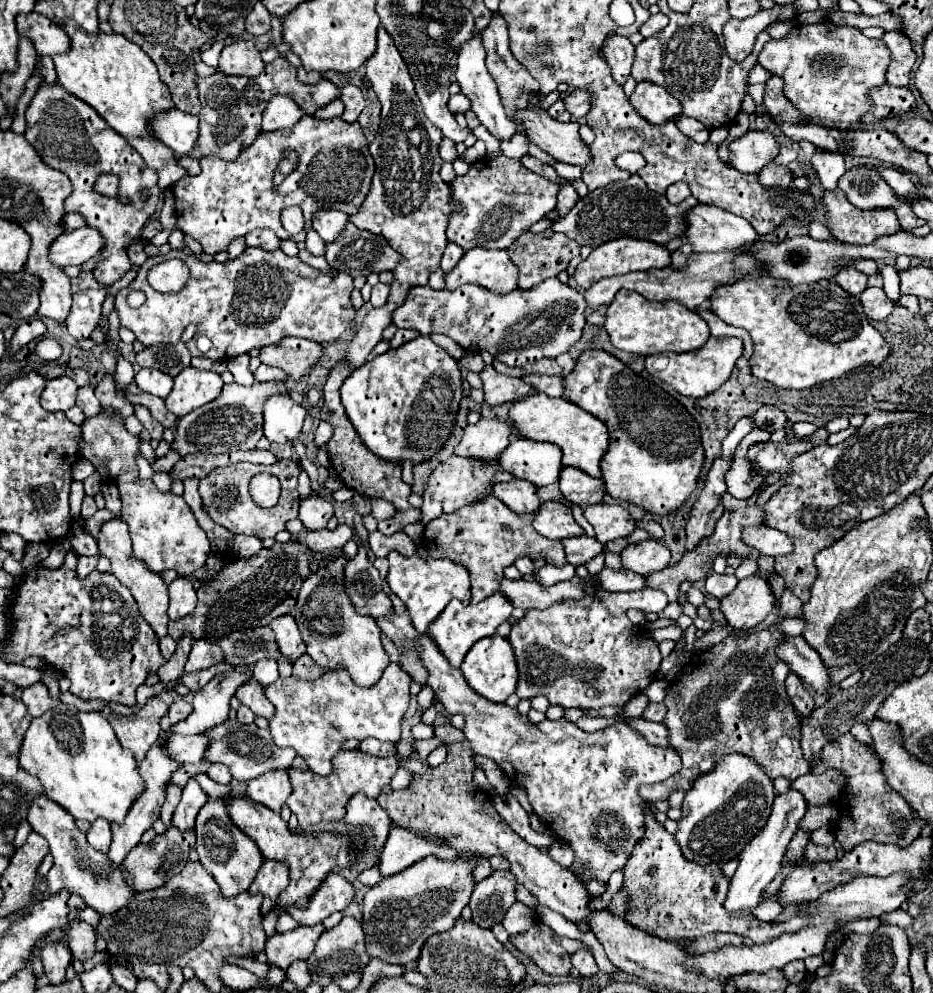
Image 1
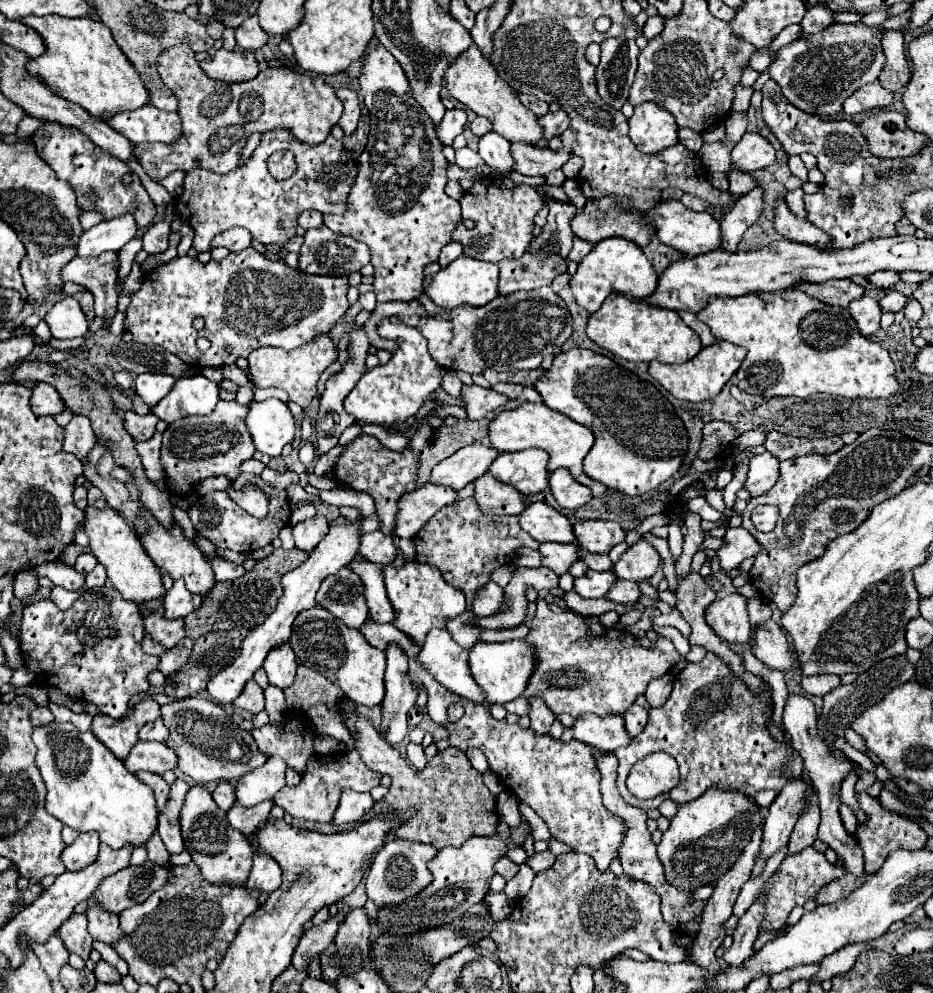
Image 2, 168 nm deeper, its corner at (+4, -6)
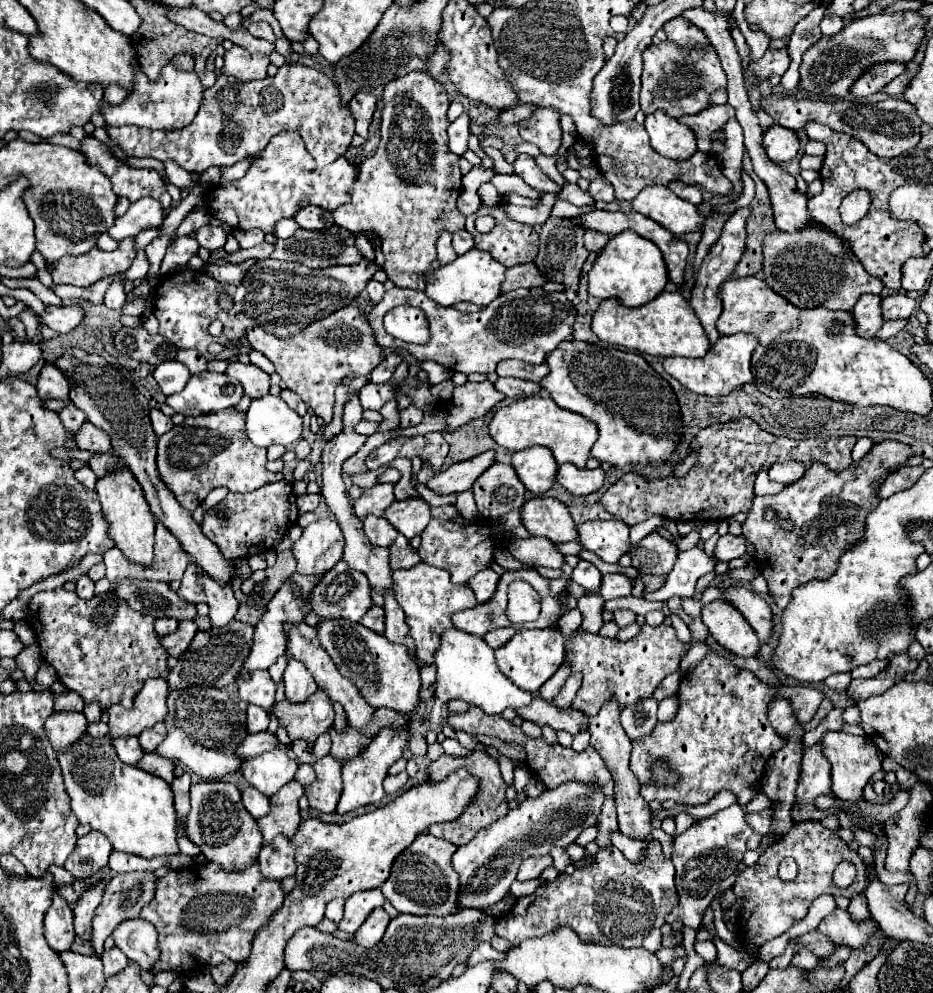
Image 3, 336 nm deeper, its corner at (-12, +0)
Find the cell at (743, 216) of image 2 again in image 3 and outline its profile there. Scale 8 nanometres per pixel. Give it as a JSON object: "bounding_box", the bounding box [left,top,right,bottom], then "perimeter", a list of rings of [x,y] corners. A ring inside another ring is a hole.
{"bounding_box":[690,206,752,344],"perimeter":[[[748,206],[746,208],[740,208],[736,210],[724,224],[722,228],[722,234],[720,238],[716,240],[716,244],[710,248],[710,254],[706,256],[704,264],[700,266],[700,274],[698,274],[698,280],[696,280],[696,288],[692,290],[692,296],[690,296],[690,306],[694,308],[696,316],[700,318],[710,342],[714,344],[718,340],[718,330],[716,330],[716,318],[720,316],[722,312],[722,300],[718,298],[718,290],[720,286],[732,278],[732,272],[736,268],[736,264],[740,262],[740,256],[744,254],[744,246],[746,246],[746,220],[748,220],[748,212],[752,212]]]}

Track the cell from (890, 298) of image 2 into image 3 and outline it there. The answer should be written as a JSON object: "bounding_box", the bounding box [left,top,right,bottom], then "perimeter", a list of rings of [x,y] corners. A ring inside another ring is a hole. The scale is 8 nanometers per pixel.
{"bounding_box":[882,294,916,320],"perimeter":[[[892,294],[882,300],[882,310],[884,310],[884,320],[908,318],[916,310],[916,300],[904,294]]]}

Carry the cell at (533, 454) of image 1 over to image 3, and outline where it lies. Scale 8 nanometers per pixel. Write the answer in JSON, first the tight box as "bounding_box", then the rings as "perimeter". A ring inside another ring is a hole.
{"bounding_box":[512,448,558,496],"perimeter":[[[526,448],[524,452],[514,452],[512,466],[522,484],[536,496],[544,494],[554,484],[558,472],[558,464],[552,460],[548,448]]]}

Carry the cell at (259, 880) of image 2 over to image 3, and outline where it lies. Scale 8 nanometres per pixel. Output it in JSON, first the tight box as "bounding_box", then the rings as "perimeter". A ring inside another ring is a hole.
{"bounding_box":[258,836,296,880],"perimeter":[[[276,836],[272,844],[264,846],[258,856],[260,872],[268,880],[282,880],[296,872],[294,846],[286,836]]]}

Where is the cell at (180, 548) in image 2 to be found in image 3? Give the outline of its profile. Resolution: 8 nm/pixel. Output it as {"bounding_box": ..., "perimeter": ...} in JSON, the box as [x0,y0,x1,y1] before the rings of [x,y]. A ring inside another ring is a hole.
{"bounding_box":[198,572,238,626],"perimeter":[[[198,572],[198,580],[208,598],[212,626],[226,626],[238,610],[238,600],[232,588],[222,588],[222,584],[216,584],[216,580],[208,580],[208,576],[204,576],[202,572]]]}

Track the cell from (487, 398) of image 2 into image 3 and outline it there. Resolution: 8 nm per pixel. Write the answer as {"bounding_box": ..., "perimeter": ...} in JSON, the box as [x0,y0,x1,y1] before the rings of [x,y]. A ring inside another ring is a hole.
{"bounding_box":[446,382,506,430],"perimeter":[[[466,382],[454,388],[454,398],[446,406],[448,430],[456,430],[474,418],[484,418],[492,408],[496,408],[506,396],[494,388],[492,382]]]}

